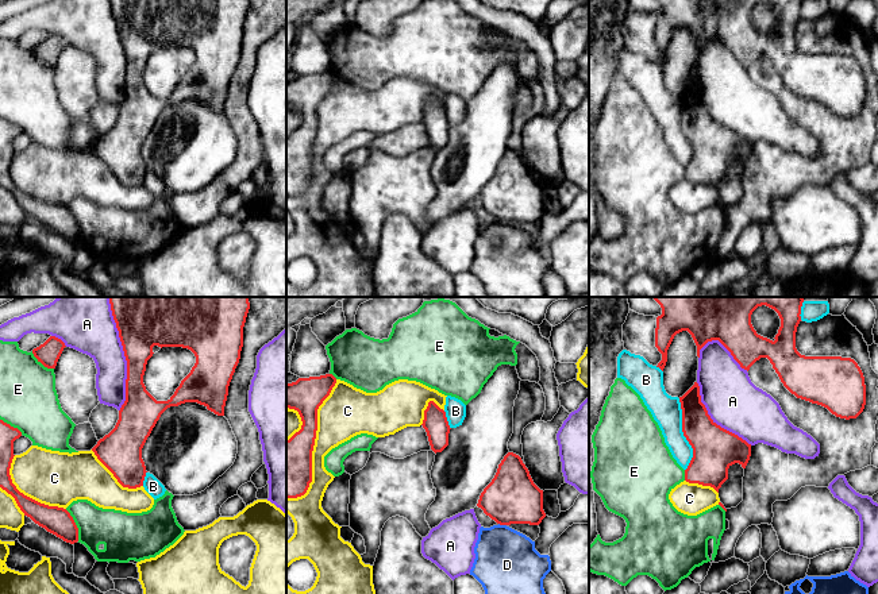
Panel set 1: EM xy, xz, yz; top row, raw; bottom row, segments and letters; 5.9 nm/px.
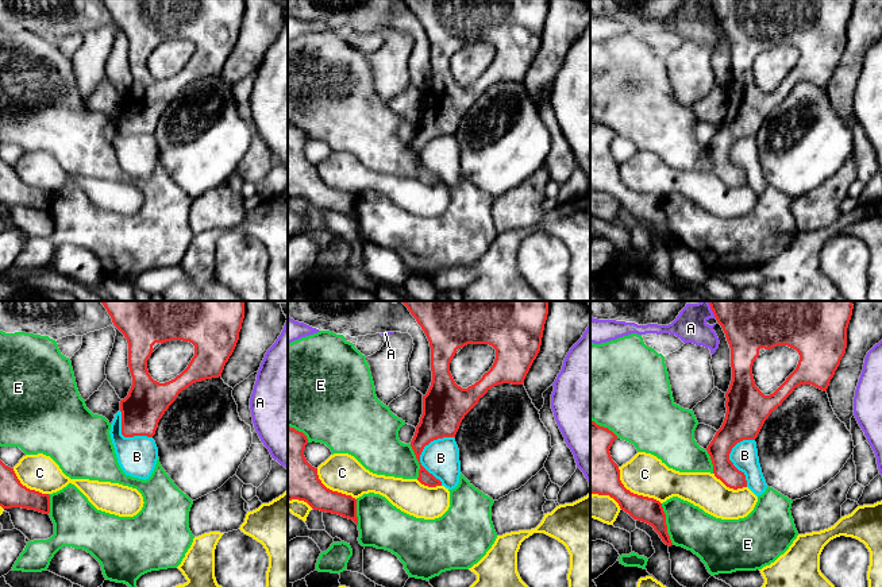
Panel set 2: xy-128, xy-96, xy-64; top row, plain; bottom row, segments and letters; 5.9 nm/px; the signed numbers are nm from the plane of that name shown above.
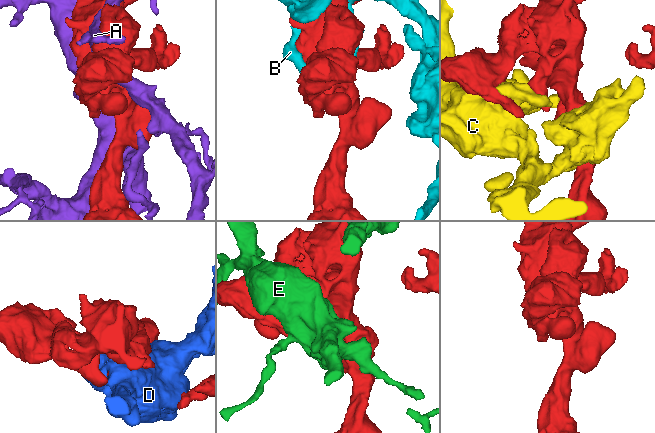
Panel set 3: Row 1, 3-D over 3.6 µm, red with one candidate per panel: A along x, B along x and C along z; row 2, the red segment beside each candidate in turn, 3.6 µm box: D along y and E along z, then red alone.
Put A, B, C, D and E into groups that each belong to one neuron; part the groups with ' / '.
A / B / C / D / E

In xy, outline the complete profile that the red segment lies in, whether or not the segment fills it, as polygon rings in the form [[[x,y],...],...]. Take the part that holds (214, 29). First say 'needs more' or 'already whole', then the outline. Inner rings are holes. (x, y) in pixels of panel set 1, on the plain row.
already whole; [[[109,0],[127,58],[126,99],[115,126],[92,146],[97,157],[123,185],[143,184],[146,163],[142,146],[161,112],[170,104],[197,100],[217,113],[224,113],[228,84],[240,57],[243,24],[250,0]],[[153,45],[190,47],[196,61],[167,99],[157,99],[143,81]]]

